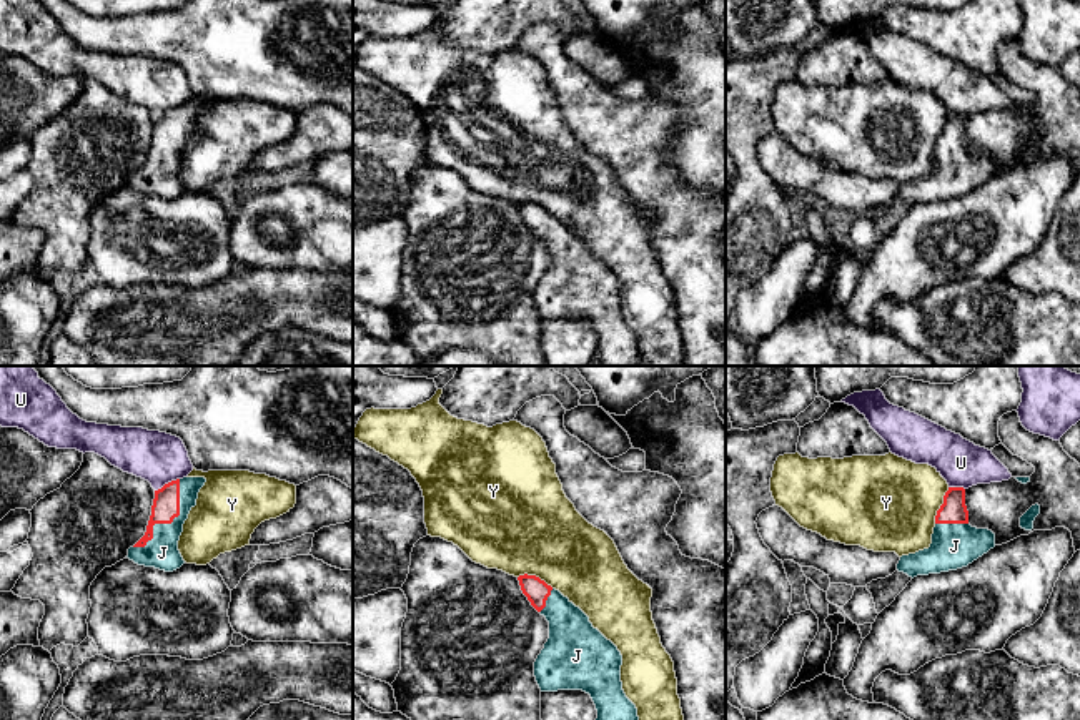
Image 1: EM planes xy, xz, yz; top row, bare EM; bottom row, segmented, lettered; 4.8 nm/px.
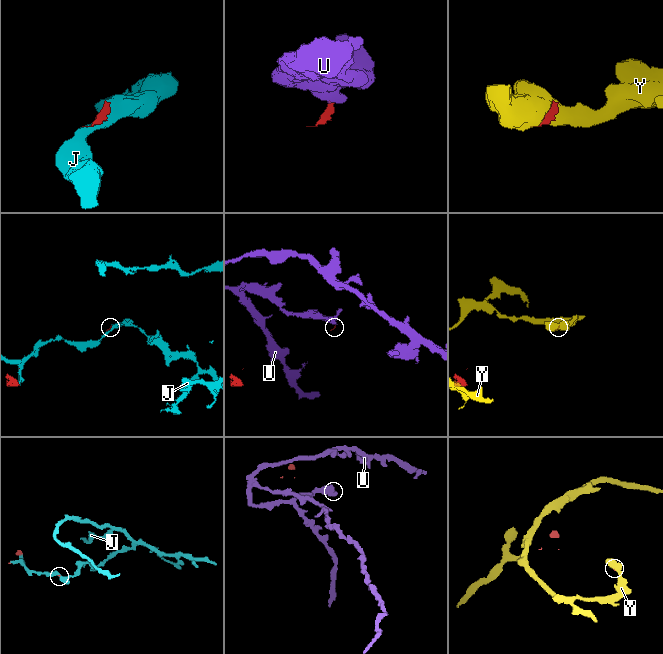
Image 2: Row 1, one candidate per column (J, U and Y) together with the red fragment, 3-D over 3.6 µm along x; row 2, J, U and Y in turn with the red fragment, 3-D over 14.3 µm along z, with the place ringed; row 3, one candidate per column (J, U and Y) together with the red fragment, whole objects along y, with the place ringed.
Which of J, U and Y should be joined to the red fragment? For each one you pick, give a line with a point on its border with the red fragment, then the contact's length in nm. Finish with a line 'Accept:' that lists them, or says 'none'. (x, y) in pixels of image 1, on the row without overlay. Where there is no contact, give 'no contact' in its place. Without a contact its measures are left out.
J: contact xy (168, 150); length 400 nm
Accept: J

